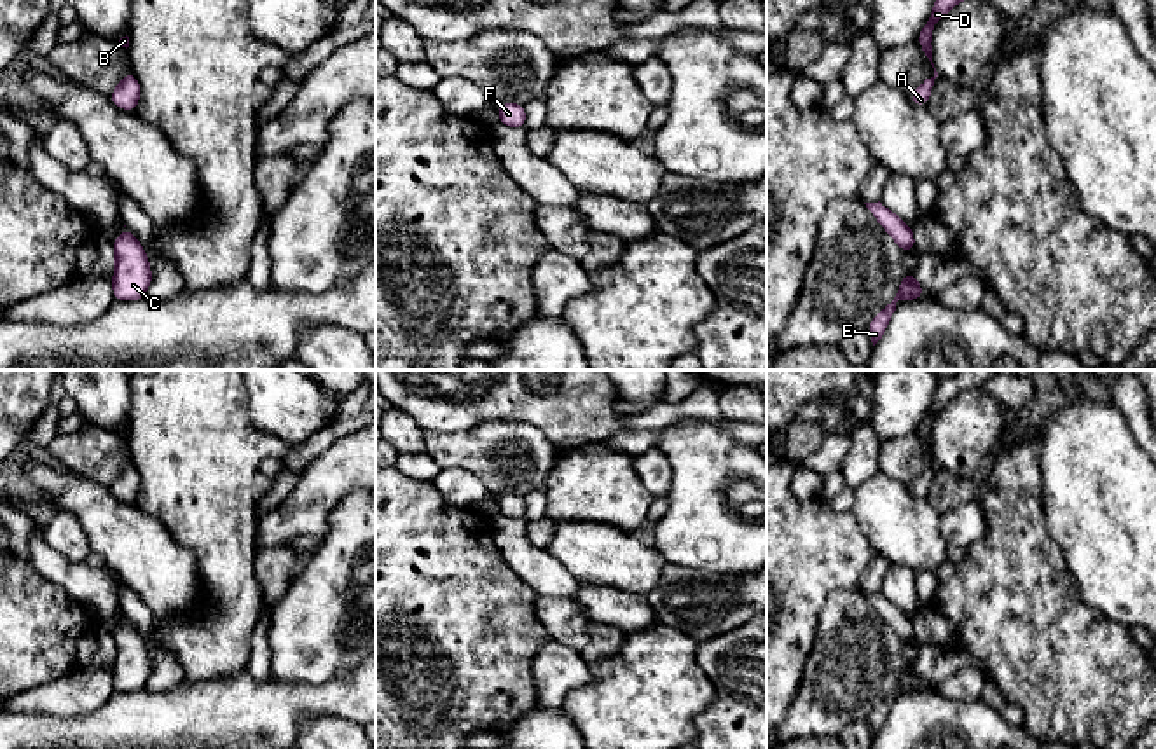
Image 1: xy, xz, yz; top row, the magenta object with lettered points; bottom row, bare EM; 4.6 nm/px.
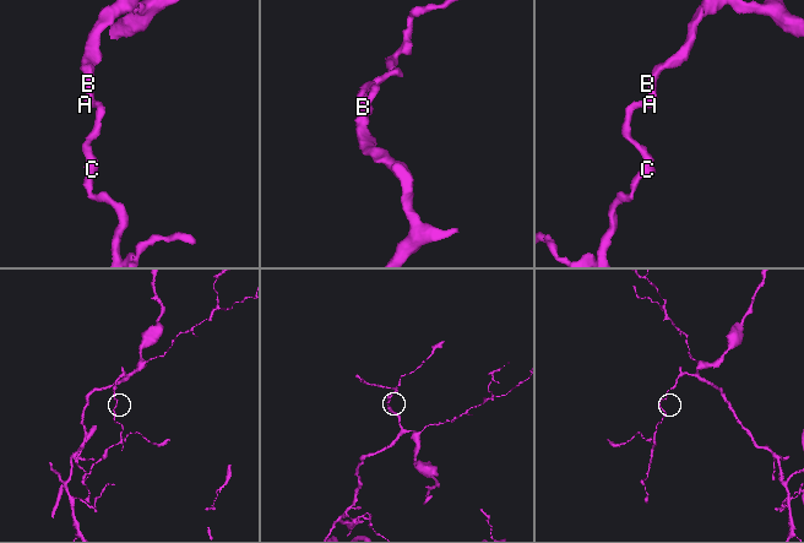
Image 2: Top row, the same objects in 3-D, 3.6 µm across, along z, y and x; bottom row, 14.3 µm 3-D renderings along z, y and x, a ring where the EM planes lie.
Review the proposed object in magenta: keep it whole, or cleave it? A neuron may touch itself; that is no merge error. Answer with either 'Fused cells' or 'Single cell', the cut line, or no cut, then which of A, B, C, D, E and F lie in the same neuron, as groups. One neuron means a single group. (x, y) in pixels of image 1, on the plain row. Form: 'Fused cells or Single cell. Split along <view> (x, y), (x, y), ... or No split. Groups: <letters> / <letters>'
Single cell. No split. Groups: A B C D E F

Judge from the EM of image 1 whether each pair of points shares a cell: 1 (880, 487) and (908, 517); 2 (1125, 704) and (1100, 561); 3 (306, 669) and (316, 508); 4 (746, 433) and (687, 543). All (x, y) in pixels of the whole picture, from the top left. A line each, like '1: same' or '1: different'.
1: same
2: different
3: different
4: different

